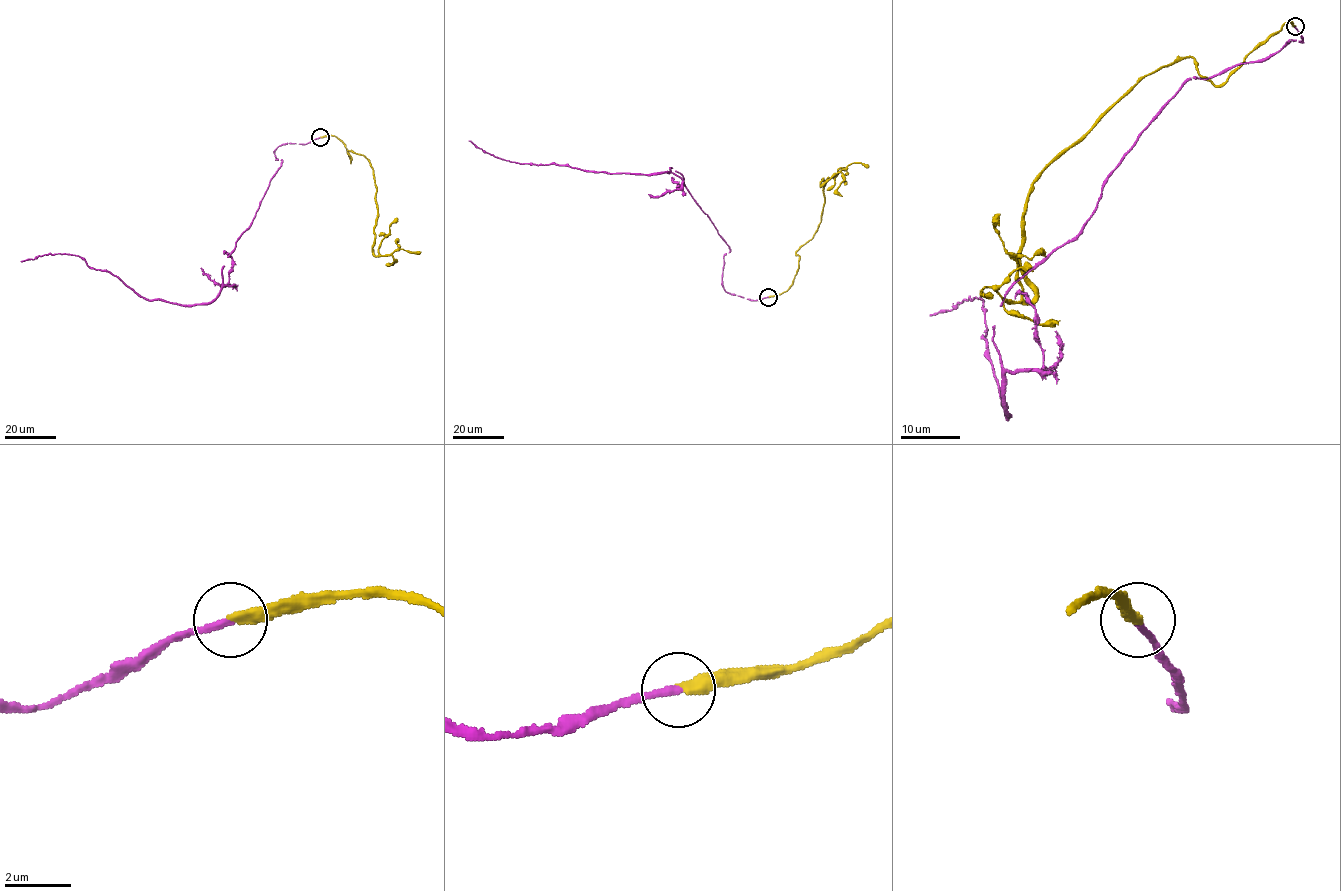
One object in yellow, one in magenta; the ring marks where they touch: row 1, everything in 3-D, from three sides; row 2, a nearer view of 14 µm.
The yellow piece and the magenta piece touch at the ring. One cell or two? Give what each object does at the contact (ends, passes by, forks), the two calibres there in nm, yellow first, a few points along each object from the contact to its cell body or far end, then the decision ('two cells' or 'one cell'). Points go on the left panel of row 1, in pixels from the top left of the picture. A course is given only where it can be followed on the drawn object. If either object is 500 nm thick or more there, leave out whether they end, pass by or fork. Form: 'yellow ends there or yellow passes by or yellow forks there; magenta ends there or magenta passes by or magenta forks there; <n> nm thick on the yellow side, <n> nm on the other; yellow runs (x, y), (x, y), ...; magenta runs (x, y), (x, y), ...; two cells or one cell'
yellow ends there; magenta ends there; 340 nm thick on the yellow side, 220 nm on the other; yellow runs (320, 137), (337, 137), (350, 162), (348, 150), (365, 156), (373, 170), (373, 254), (401, 249), (420, 253); magenta runs (320, 137), (274, 151), (282, 164), (224, 252), (235, 285), (210, 302), (146, 300), (74, 255), (20, 261); one cell

